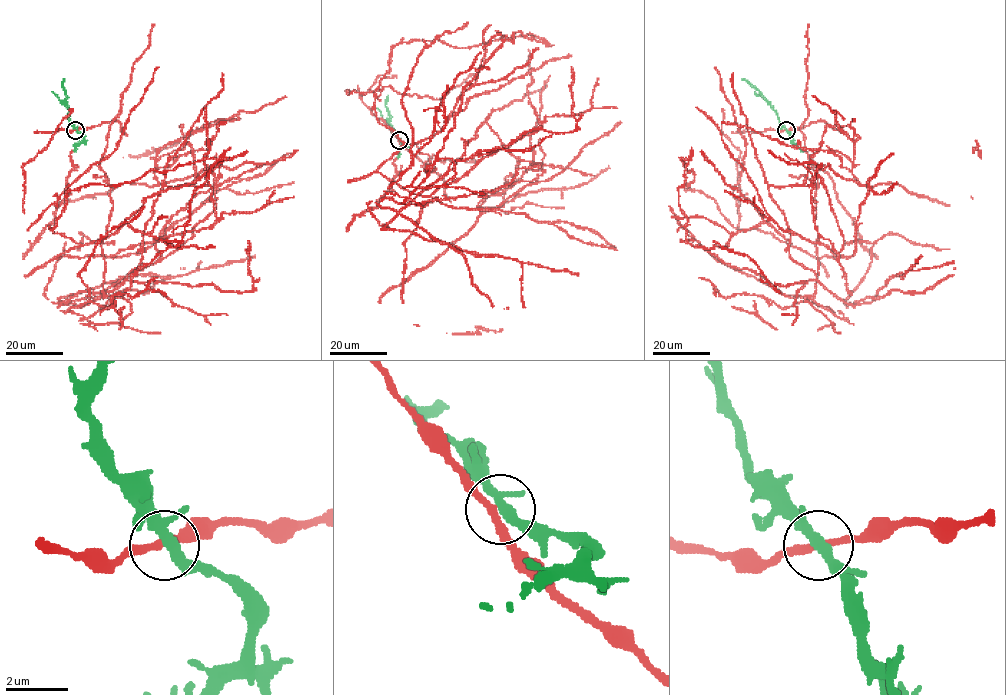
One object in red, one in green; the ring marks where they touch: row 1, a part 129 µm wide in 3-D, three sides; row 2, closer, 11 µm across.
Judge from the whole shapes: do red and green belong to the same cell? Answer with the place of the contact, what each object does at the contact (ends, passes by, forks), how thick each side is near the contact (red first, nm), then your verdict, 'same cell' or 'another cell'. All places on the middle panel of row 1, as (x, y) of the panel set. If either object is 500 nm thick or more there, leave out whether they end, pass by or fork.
(399, 140) | red passes by | green forks | 220/280 nm | same cell

